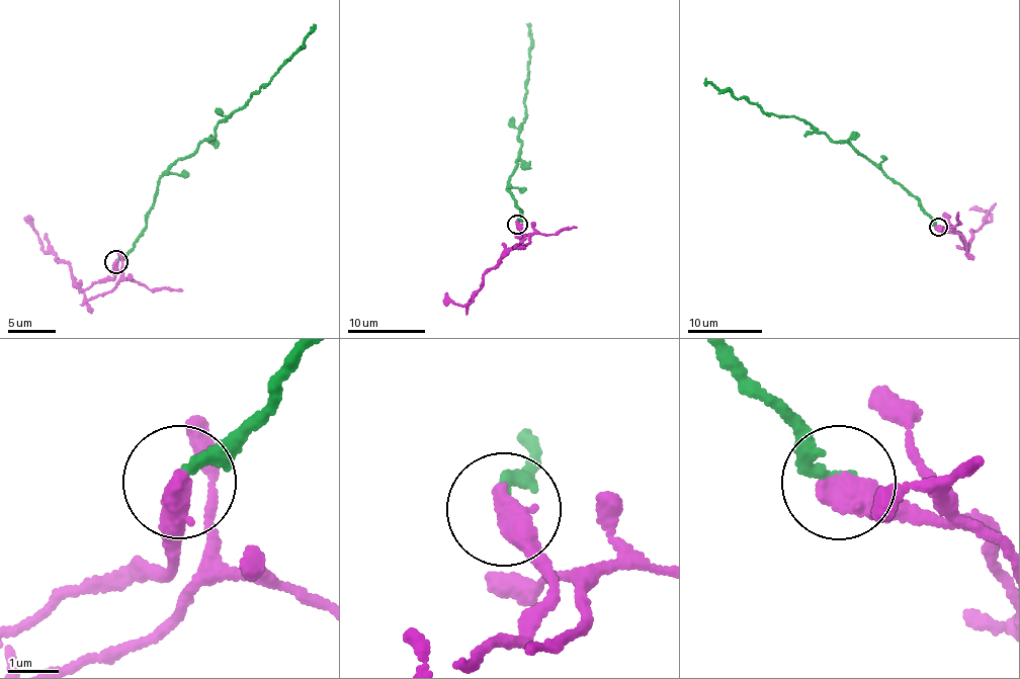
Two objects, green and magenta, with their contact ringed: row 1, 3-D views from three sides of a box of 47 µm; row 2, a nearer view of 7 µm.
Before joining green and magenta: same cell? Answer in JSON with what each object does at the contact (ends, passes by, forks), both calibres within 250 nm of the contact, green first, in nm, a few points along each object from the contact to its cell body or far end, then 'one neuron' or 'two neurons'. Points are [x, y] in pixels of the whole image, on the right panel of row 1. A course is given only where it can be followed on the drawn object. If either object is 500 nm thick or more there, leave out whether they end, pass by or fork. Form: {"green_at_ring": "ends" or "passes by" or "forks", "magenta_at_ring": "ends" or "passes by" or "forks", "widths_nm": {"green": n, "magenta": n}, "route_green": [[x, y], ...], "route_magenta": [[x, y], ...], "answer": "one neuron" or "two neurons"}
{"widths_nm": {"green": 220, "magenta": 550}, "route_green": [[937, 227], [917, 198], [851, 144], [831, 142], [794, 115], [762, 111], [706, 78]], "route_magenta": [[937, 227], [958, 233], [966, 247], [970, 233], [983, 224], [984, 216], [990, 214], [978, 207], [968, 210]], "answer": "two neurons"}

